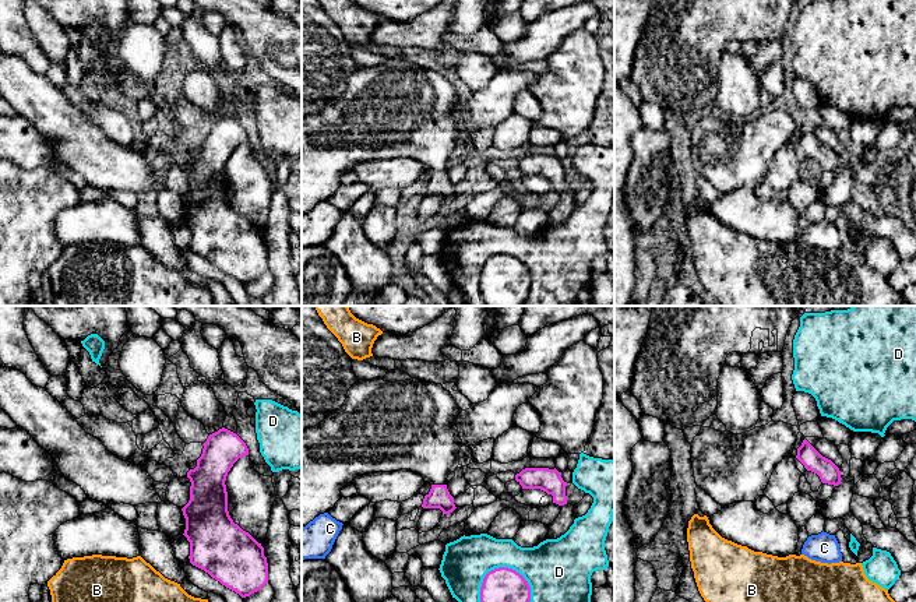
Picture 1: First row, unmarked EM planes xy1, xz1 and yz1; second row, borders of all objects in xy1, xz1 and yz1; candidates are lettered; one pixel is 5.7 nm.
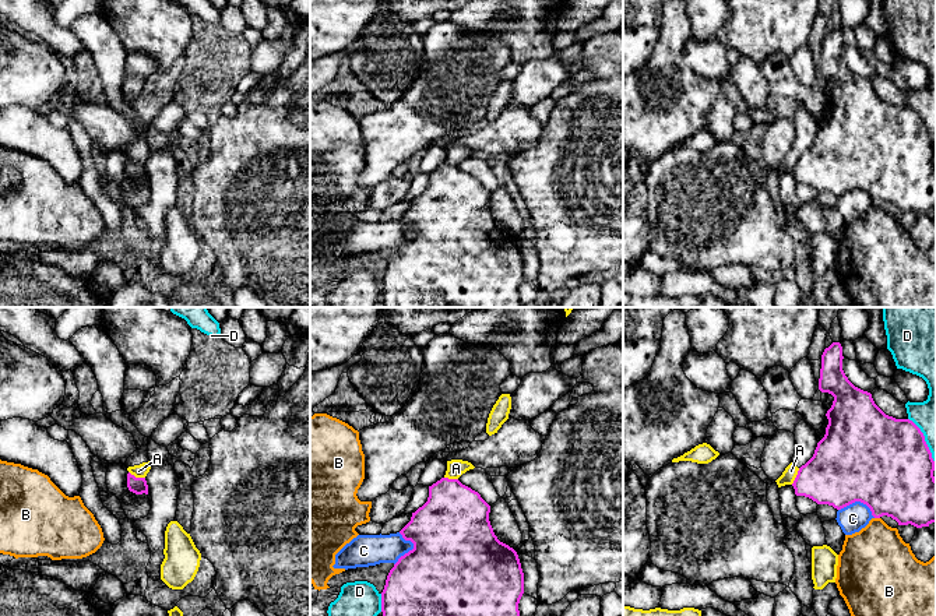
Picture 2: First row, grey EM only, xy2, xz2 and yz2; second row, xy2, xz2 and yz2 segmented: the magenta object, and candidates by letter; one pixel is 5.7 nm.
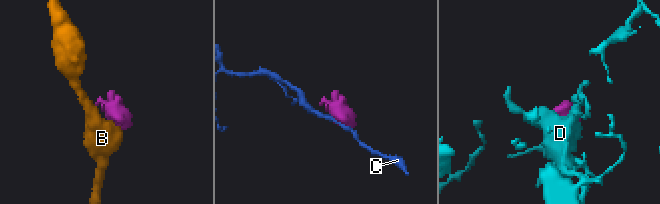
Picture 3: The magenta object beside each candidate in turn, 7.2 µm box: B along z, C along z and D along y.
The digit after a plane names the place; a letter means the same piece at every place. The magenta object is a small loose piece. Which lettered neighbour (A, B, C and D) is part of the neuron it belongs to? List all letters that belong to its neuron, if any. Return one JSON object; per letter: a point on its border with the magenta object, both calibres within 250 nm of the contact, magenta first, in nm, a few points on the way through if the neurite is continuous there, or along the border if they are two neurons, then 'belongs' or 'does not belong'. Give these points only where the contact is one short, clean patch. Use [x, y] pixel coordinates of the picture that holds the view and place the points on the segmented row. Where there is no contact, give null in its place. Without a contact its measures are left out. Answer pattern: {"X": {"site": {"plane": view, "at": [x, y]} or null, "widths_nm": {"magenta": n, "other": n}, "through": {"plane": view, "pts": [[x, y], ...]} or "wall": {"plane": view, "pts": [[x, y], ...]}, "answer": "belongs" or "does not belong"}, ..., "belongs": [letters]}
{"A": {"site": {"plane": "xy2", "at": [137, 478]}, "widths_nm": {"magenta": 100, "other": 80}, "wall": {"plane": "xy2", "pts": [[129, 471], [136, 477], [144, 478]]}, "answer": "does not belong"}, "B": {"site": {"plane": "yz2", "at": [878, 517]}, "widths_nm": {"magenta": 460, "other": 380}, "wall": {"plane": "yz2", "pts": [[875, 517], [879, 518]]}, "answer": "does not belong"}, "C": {"site": {"plane": "xz2", "at": [412, 549]}, "widths_nm": {"magenta": 500, "other": 180}, "answer": "does not belong"}, "D": {"site": {"plane": "xz1", "at": [514, 570]}, "widths_nm": {"magenta": 200, "other": 360}, "answer": "does not belong"}, "belongs": []}

